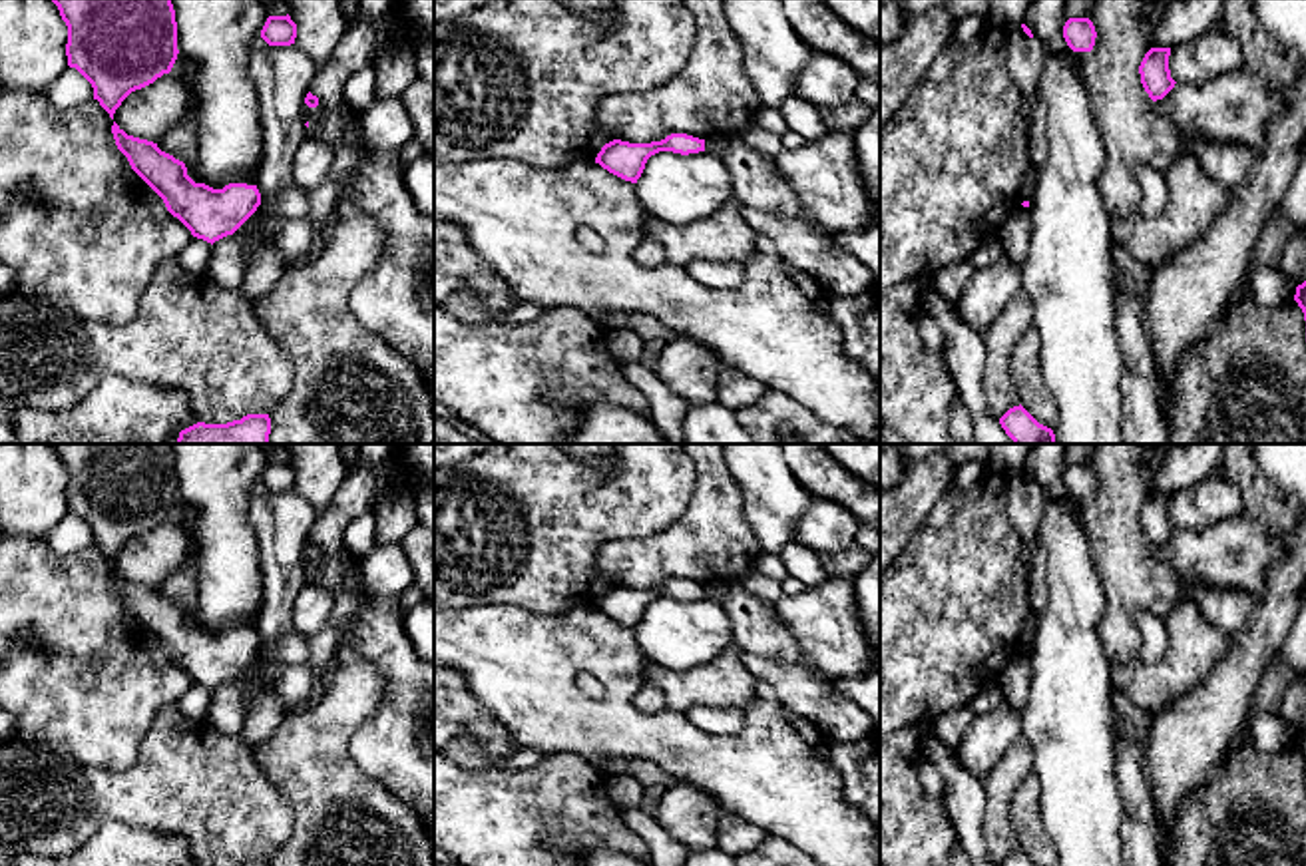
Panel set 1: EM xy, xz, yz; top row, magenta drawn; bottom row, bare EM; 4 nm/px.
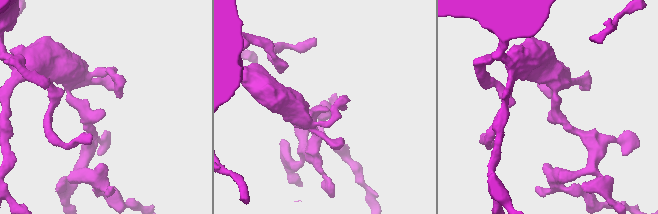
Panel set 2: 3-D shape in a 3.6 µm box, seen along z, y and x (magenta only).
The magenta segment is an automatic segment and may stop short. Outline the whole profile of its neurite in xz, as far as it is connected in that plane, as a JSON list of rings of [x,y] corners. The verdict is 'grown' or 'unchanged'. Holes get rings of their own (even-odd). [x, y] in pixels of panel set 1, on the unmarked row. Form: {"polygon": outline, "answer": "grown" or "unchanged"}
{"polygon": [[[671,579],[665,585],[651,589],[613,585],[601,593],[595,609],[625,627],[637,629],[647,605],[659,597],[673,597],[681,601],[699,599],[705,597],[705,585],[687,579]]], "answer": "unchanged"}

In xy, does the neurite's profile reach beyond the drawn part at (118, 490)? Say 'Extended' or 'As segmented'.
As segmented

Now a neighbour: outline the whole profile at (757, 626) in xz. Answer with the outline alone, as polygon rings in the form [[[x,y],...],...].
[[[741,581],[711,583],[705,587],[705,597],[717,601],[721,605],[721,609],[727,613],[727,617],[733,625],[735,645],[741,651],[751,651],[755,655],[762,655],[762,657],[768,657],[768,659],[774,659],[780,663],[788,663],[788,665],[804,665],[816,677],[828,679],[804,655],[794,633],[784,625],[778,607],[764,603],[761,597],[753,595]]]

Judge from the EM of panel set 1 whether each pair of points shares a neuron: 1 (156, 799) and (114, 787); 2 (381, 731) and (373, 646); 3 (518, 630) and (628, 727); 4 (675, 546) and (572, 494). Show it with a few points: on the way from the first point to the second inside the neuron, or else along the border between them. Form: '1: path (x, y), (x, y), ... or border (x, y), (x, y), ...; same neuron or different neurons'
1: path (146, 797), (124, 797); same neuron
2: path (397, 709), (395, 667); same neuron
3: path (546, 657), (600, 711); same neuron
4: border (689, 506), (669, 526), (648, 536), (628, 538); different neurons

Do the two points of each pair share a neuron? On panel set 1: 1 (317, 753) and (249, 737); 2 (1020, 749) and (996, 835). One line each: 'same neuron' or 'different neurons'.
1: different neurons
2: same neuron

